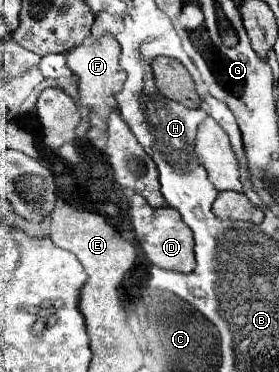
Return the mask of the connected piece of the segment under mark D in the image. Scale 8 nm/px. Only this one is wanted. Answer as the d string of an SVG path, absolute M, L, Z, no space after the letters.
M134 194L132 202L130 202L130 218L132 218L134 232L136 232L136 240L152 264L156 264L164 270L176 270L176 272L184 272L184 274L194 270L196 260L194 260L192 230L182 222L182 216L174 208L170 208L170 206L152 208L144 200L144 196Z

